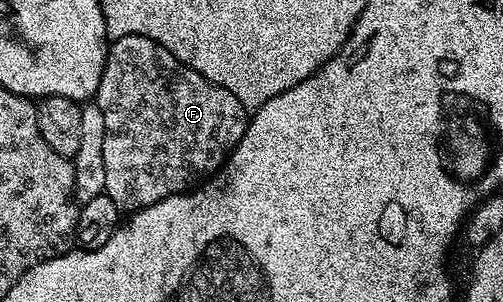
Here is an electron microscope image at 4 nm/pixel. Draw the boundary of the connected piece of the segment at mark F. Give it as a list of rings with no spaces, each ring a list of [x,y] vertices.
[[[120,36],[107,47],[96,102],[100,106],[100,114],[104,114],[104,186],[106,187],[104,194],[112,198],[112,202],[116,202],[118,209],[126,214],[133,214],[139,208],[147,208],[178,192],[193,189],[199,182],[217,173],[225,164],[231,150],[240,142],[248,119],[248,109],[240,102],[240,98],[236,98],[236,94],[224,90],[224,86],[216,86],[208,78],[204,78],[199,72],[177,60],[168,50],[164,50],[164,46],[152,42],[152,38],[143,36]]]

